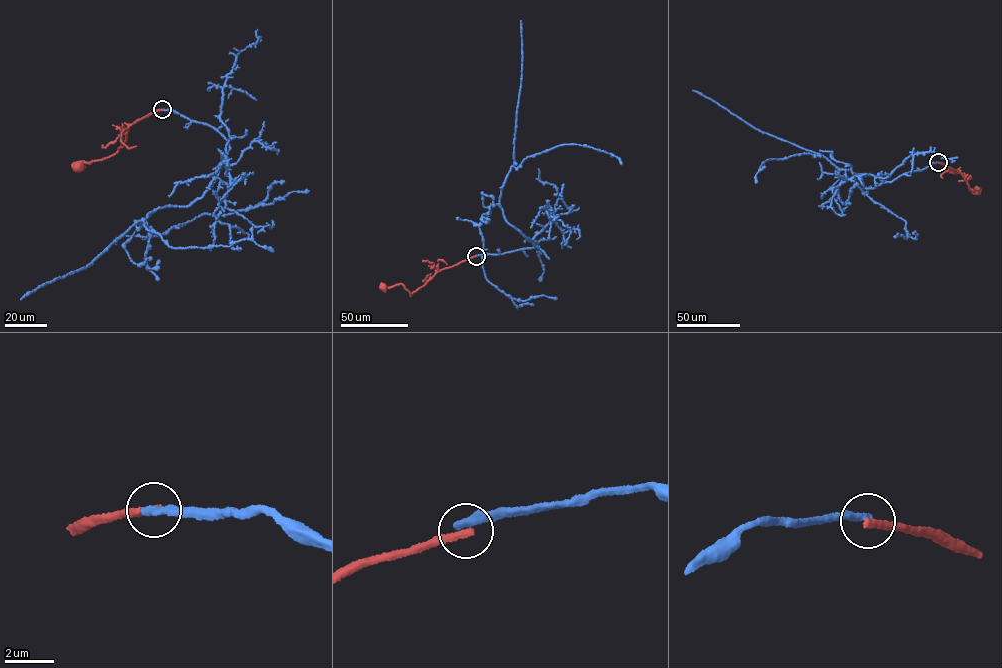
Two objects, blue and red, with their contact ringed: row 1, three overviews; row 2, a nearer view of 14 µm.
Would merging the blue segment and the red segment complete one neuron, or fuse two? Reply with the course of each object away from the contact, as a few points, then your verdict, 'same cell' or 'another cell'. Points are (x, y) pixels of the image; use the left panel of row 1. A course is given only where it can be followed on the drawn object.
blue via (162, 109), (227, 139), (211, 186), (186, 206), (134, 221), (85, 268), (20, 299) | red via (162, 110), (129, 125), (123, 146), (115, 154), (90, 162), (83, 161), (77, 167) | another cell

